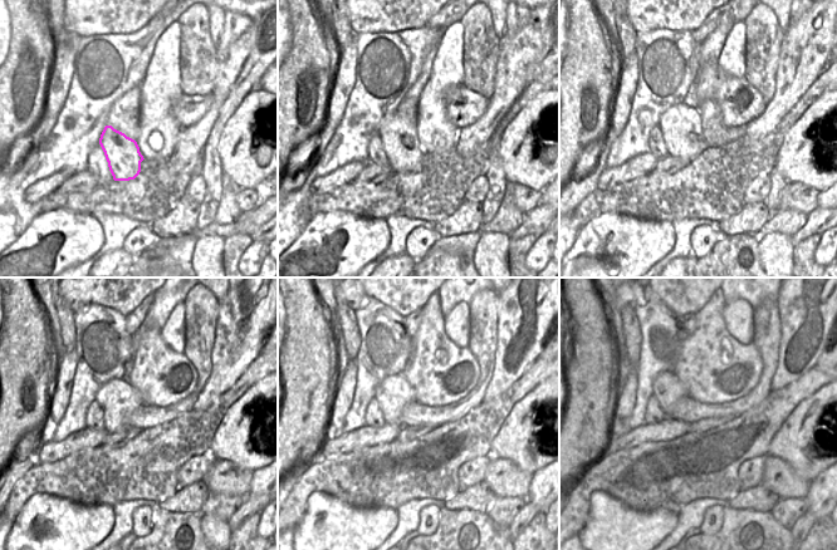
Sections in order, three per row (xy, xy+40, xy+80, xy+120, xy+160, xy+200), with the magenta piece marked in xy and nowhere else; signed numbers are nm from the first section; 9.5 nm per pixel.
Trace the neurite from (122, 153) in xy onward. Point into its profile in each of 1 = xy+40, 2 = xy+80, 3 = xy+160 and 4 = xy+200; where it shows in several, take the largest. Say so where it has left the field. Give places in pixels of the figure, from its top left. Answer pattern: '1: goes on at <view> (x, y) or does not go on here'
1: goes on at xy+40 (399, 137)
2: goes on at xy+80 (680, 124)
3: goes on at xy+160 (393, 393)
4: goes on at xy+200 (666, 387)

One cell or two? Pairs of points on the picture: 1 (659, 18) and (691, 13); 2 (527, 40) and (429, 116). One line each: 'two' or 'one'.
1: one
2: two

